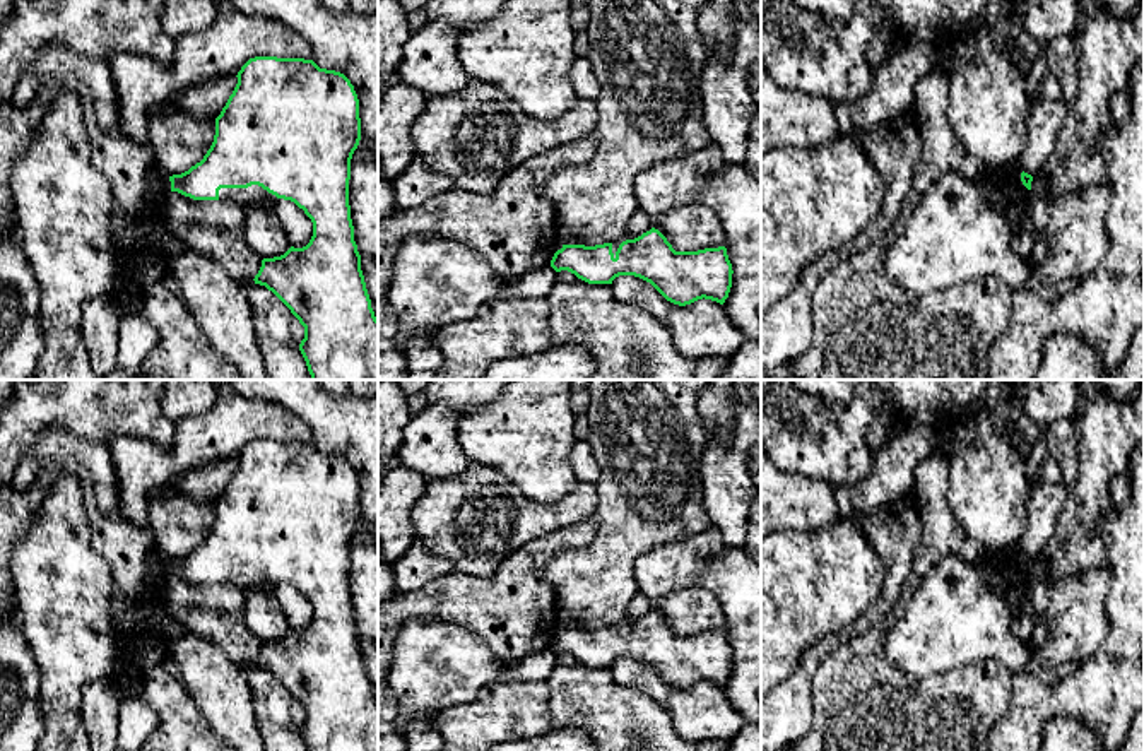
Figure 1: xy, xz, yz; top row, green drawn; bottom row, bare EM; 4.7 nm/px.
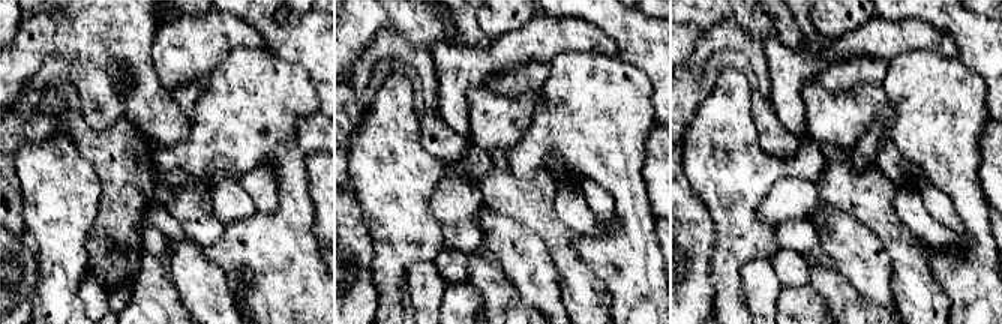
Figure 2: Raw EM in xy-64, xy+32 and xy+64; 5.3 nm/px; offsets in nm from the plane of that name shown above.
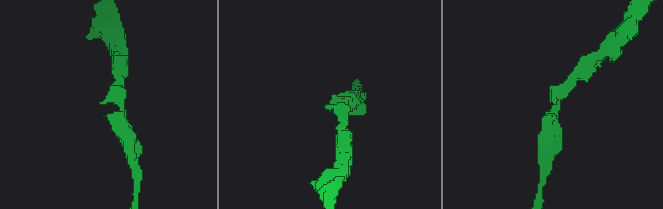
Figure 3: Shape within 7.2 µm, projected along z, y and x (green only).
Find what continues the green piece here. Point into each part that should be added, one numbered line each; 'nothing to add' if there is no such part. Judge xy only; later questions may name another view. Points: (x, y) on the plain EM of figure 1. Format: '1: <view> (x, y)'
1: xy (253, 577)

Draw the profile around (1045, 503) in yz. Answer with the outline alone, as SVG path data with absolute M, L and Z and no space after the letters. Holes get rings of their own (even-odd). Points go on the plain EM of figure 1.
M1035 482L1028 500L1028 527L1021 537L1019 551L1036 558L1050 542L1060 512L1067 501L1067 486L1062 482Z

